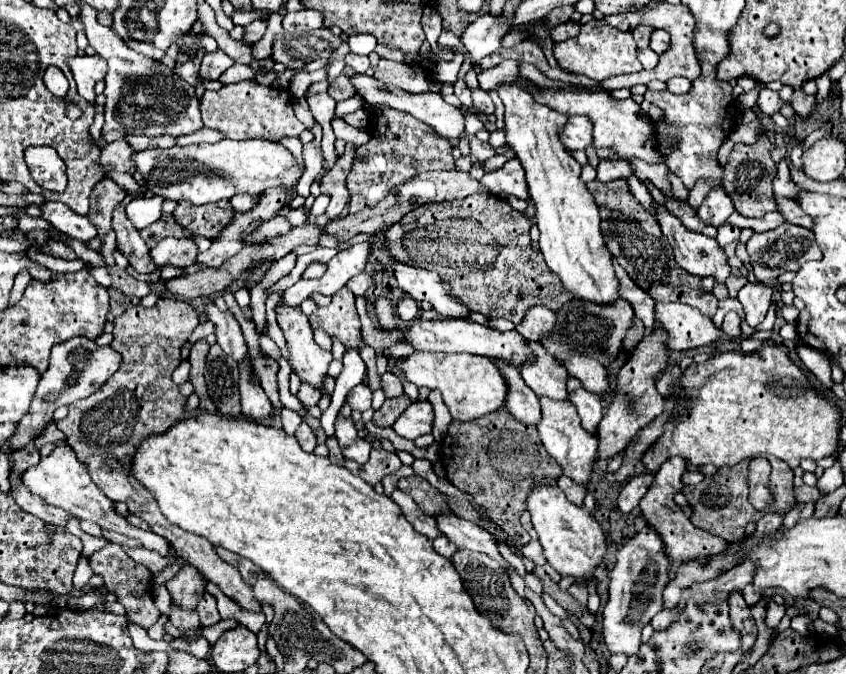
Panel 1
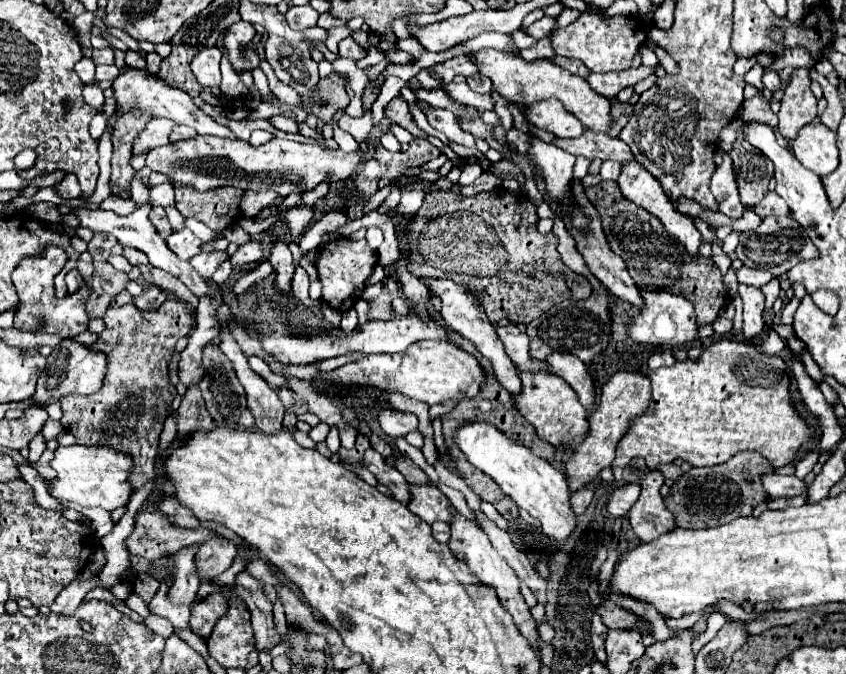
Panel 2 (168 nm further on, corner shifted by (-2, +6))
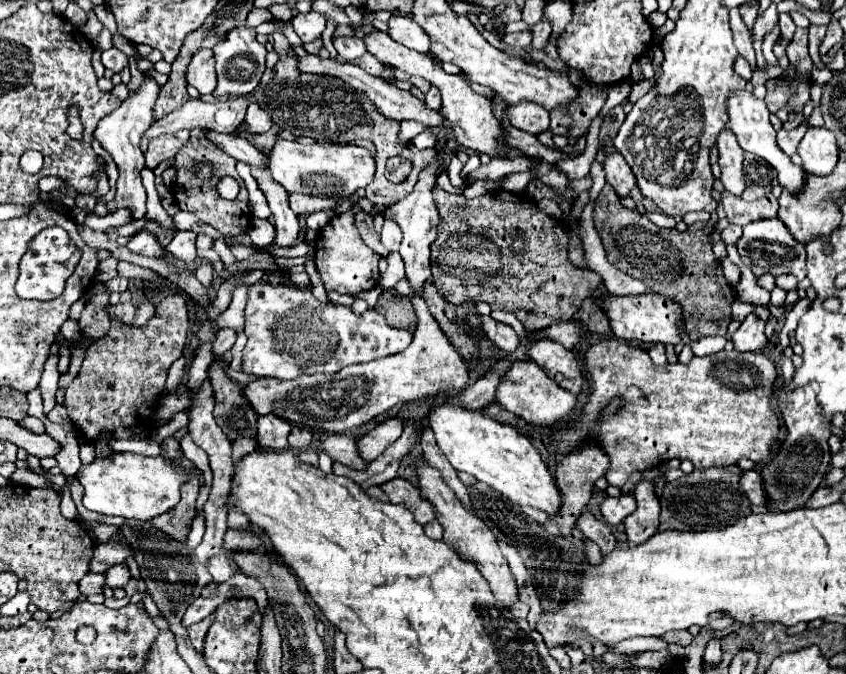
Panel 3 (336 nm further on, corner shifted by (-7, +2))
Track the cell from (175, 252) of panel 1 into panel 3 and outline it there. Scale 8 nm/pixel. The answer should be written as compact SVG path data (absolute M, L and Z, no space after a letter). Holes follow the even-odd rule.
M175 231L171 243L165 247L165 251L187 265L193 265L193 261L195 261L195 237L197 235L193 231Z

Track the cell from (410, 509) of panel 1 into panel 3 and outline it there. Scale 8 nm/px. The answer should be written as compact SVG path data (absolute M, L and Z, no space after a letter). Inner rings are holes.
M327 435L327 437L323 437L321 447L333 461L341 461L353 469L367 467L367 463L357 453L355 439L349 435Z

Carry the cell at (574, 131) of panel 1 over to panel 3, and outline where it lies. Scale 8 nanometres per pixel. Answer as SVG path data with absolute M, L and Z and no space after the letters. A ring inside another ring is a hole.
M517 103L517 105L505 105L507 119L511 127L521 129L531 135L539 135L549 129L549 111L537 103Z

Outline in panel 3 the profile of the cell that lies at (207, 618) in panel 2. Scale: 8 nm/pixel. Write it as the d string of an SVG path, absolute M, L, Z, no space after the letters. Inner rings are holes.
M203 619L203 621L199 621L199 623L195 623L195 625L191 625L189 627L189 639L191 639L191 643L193 643L193 647L201 653L203 651L203 635L205 635L205 631L209 629L209 623L213 623L213 619Z

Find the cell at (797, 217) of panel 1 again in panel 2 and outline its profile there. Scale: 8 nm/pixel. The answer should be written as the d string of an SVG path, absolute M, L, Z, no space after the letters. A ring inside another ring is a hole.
M768 191L766 197L762 199L762 203L758 203L756 207L752 207L752 211L756 211L760 217L768 217L768 215L776 215L776 217L788 217L792 215L790 207L784 203L784 199L780 199L780 195L776 191Z

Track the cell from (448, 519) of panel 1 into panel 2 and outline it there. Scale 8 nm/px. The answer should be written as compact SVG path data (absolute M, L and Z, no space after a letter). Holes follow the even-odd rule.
M412 485L412 499L408 503L408 509L418 515L422 521L432 525L434 521L452 521L452 511L450 511L450 499L432 485Z

